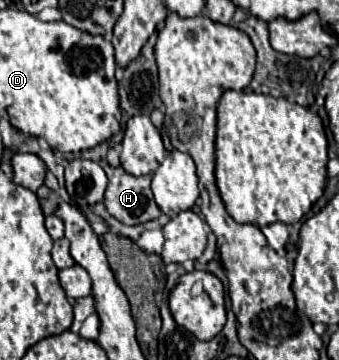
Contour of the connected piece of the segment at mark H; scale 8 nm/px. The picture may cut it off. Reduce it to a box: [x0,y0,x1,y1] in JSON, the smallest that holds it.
[103,162,161,226]

